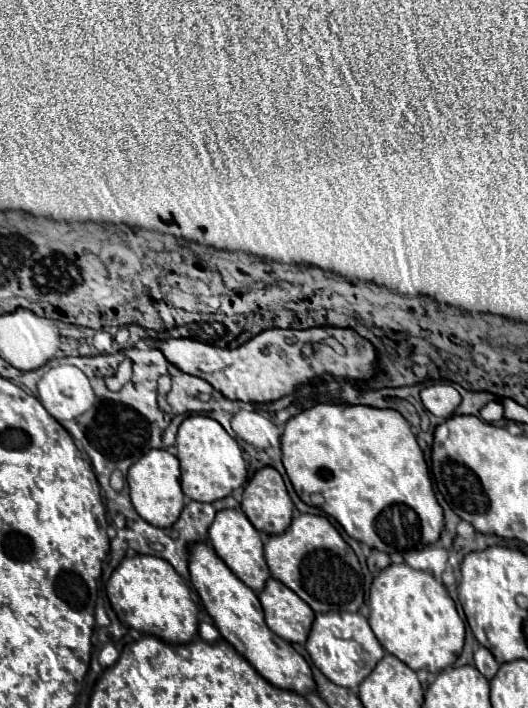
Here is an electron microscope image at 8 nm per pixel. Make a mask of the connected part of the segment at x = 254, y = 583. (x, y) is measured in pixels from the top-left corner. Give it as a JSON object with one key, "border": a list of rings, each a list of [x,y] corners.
{"border":[[[223,509],[217,511],[215,521],[209,527],[209,543],[215,549],[215,553],[225,561],[225,565],[253,591],[261,591],[265,581],[269,579],[269,567],[263,557],[263,539],[259,531],[251,525],[251,521],[245,517],[245,513],[237,509]]]}

